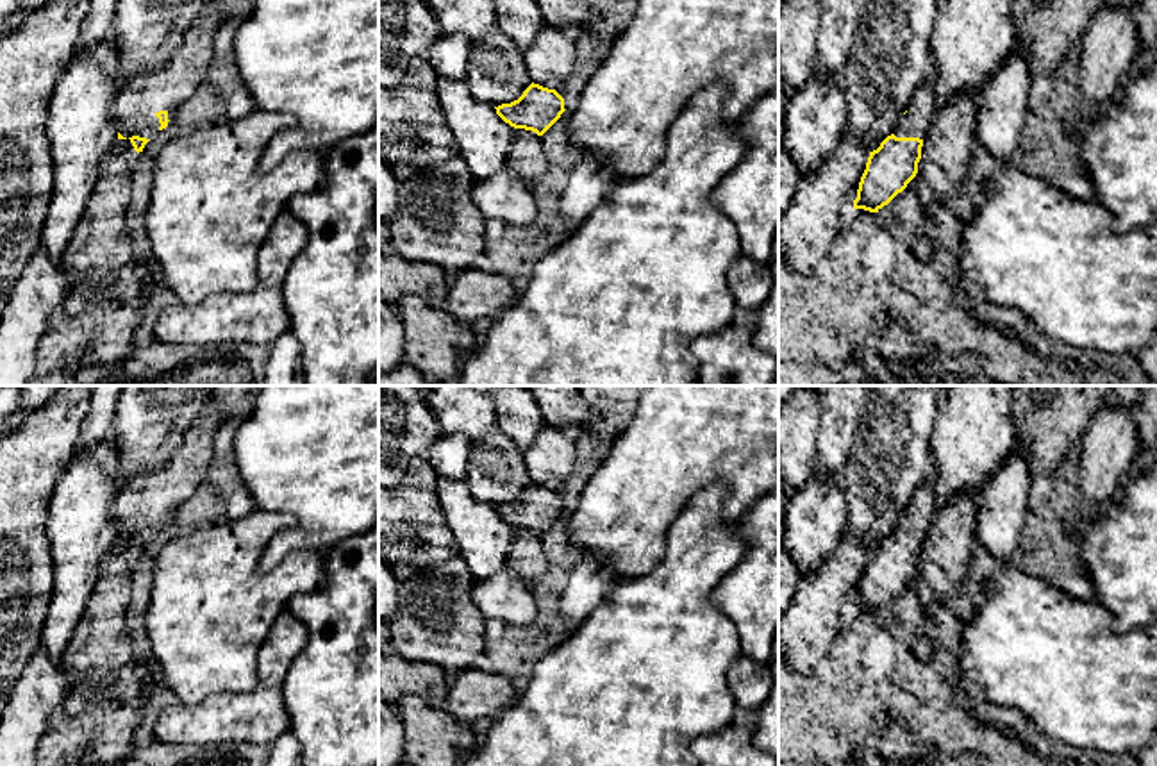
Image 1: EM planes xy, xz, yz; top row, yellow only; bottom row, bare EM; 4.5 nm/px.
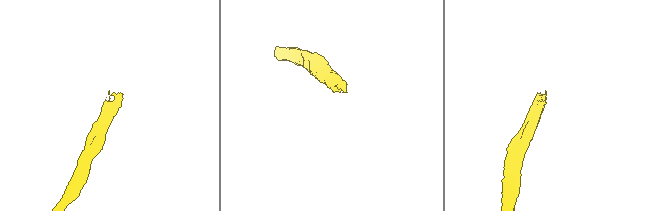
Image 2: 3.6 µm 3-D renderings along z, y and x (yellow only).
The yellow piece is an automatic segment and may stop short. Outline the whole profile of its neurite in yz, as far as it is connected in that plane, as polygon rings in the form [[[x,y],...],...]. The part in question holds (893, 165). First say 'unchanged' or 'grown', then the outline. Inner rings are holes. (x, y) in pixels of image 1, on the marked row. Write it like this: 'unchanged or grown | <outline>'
grown | [[[930,66],[925,82],[914,91],[907,112],[893,134],[870,152],[853,209],[878,212],[916,177],[923,139],[936,116],[934,80],[936,68]]]

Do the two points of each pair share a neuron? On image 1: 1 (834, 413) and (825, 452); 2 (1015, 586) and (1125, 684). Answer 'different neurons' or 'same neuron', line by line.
1: same neuron
2: same neuron

